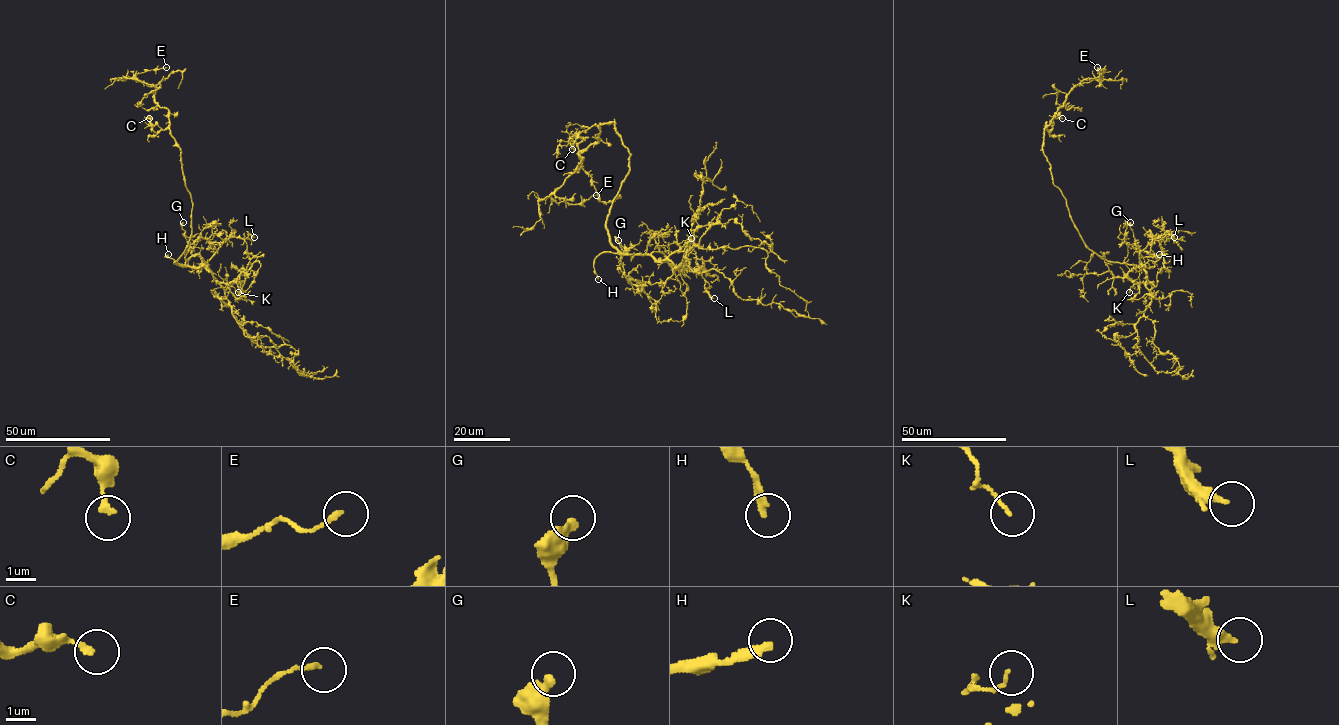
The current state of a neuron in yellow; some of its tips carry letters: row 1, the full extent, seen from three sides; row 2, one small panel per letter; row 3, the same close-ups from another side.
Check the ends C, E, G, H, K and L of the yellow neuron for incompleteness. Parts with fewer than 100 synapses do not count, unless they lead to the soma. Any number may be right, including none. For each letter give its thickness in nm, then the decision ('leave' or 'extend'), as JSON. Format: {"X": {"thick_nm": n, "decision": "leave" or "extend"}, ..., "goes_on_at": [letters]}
{"C": {"thick_nm": 200, "decision": "leave"}, "E": {"thick_nm": 140, "decision": "leave"}, "G": {"thick_nm": 360, "decision": "leave"}, "H": {"thick_nm": 240, "decision": "extend"}, "K": {"thick_nm": 110, "decision": "leave"}, "L": {"thick_nm": 280, "decision": "leave"}, "goes_on_at": ["H"]}

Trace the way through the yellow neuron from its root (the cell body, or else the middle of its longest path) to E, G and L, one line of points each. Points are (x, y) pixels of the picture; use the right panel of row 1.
E: (1097, 255), (1083, 241), (1053, 183), (1042, 142), (1044, 129), (1066, 96), (1099, 76), (1104, 70), (1097, 67)
G: (1097, 255), (1113, 262), (1144, 264), (1130, 222)
L: (1097, 255), (1108, 261), (1141, 267), (1139, 253), (1152, 241), (1152, 236), (1153, 238), (1164, 234), (1174, 237)

